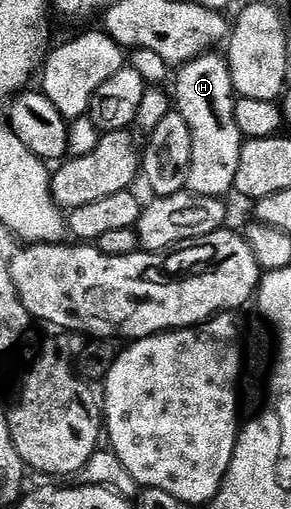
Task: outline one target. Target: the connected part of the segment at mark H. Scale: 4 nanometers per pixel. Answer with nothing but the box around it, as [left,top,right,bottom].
[173,54,245,198]

